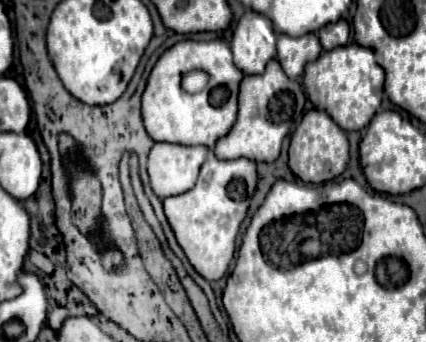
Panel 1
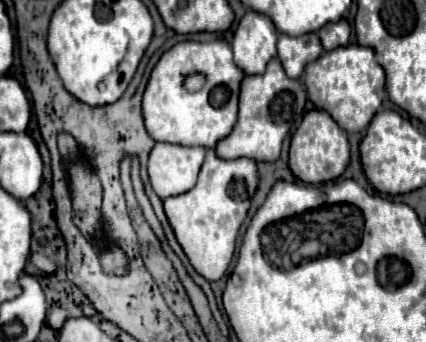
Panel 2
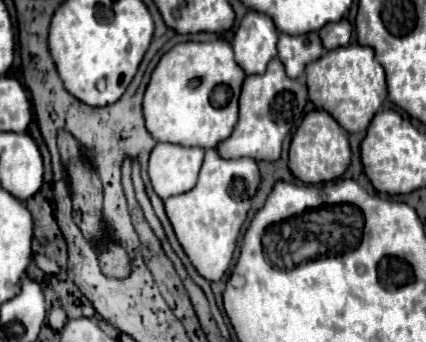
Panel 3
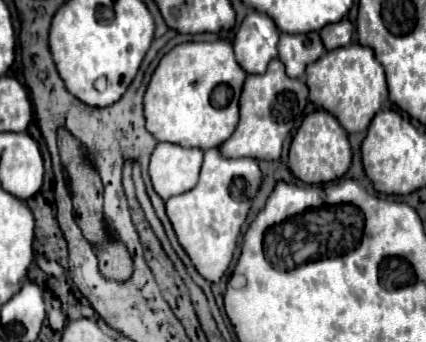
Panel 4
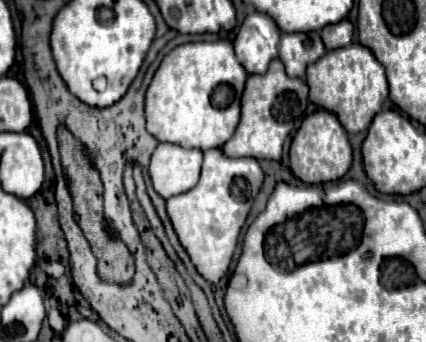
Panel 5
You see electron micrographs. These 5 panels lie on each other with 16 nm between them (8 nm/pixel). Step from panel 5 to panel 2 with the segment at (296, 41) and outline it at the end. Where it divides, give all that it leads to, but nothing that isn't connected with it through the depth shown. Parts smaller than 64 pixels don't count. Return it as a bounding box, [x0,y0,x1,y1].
[280,32,324,78]

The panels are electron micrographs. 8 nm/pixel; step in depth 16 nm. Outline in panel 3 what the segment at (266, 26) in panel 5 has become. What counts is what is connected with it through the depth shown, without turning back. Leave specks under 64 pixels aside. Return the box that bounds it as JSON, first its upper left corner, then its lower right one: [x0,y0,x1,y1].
[232,12,278,74]

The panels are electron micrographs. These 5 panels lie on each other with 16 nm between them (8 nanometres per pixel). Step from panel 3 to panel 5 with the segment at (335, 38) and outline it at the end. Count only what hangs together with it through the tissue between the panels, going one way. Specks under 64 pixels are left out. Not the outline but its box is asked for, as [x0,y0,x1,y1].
[322,20,354,50]

